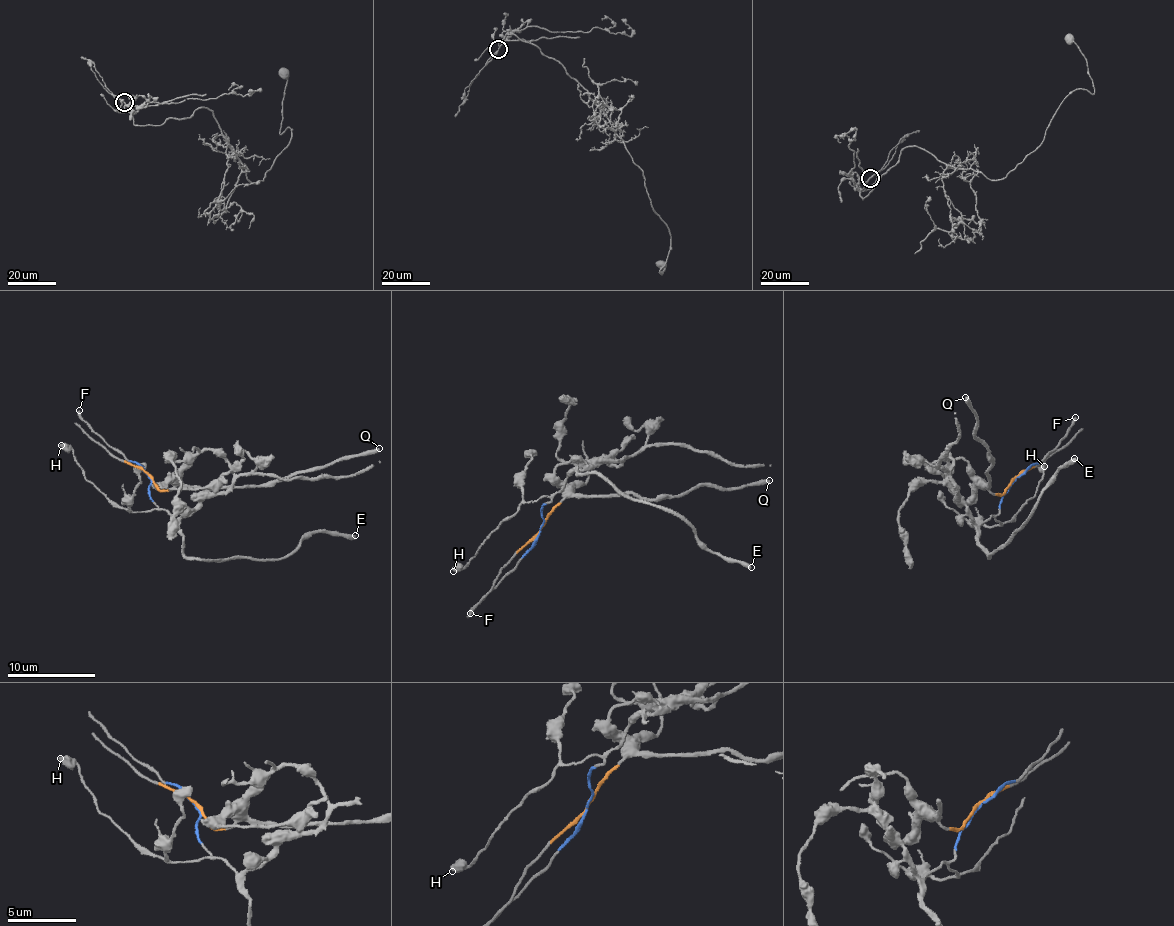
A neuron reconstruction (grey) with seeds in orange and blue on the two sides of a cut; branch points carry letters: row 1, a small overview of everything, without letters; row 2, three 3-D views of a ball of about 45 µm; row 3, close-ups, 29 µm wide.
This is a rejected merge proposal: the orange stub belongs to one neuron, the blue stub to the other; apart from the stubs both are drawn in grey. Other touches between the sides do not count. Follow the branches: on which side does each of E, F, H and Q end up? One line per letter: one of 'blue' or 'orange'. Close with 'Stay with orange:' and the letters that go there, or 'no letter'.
E: blue
F: blue
H: blue
Q: orange
Stay with orange: Q

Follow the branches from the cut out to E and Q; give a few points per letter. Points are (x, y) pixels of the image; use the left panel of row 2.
E: (148, 476), (152, 503), (177, 519), (182, 551), (197, 558), (280, 559), (315, 532), (356, 536)
Q: (148, 476), (163, 490), (173, 490), (177, 484), (230, 489), (270, 486), (357, 454), (375, 453), (379, 448)

